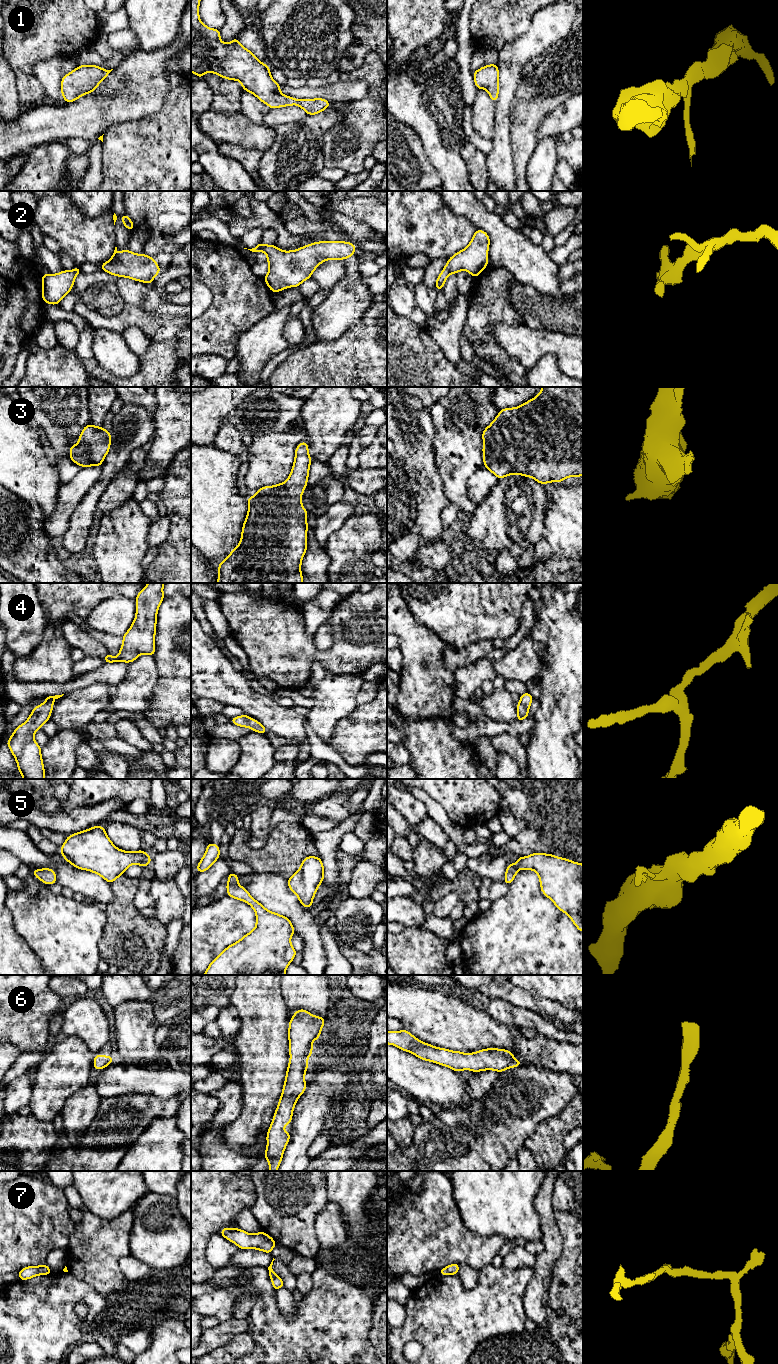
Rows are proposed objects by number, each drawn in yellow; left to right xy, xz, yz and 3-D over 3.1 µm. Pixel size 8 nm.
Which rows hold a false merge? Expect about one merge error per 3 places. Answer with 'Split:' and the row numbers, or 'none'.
Split: none

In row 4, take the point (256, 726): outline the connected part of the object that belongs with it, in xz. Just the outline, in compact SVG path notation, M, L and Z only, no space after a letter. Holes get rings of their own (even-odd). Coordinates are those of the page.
M243 714L239 717L231 718L230 722L240 727L248 727L252 729L254 732L262 734L266 734L267 732L267 729L260 722L250 718L246 714Z

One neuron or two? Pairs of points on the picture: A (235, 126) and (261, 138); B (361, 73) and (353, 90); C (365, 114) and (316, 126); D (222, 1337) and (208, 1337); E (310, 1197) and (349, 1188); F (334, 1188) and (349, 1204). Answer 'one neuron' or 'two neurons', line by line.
A: one neuron
B: two neurons
C: two neurons
D: one neuron
E: two neurons
F: one neuron

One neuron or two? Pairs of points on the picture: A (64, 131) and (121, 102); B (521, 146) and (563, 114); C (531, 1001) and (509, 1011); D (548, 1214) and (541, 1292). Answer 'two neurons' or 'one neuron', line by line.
A: one neuron
B: two neurons
C: two neurons
D: one neuron

